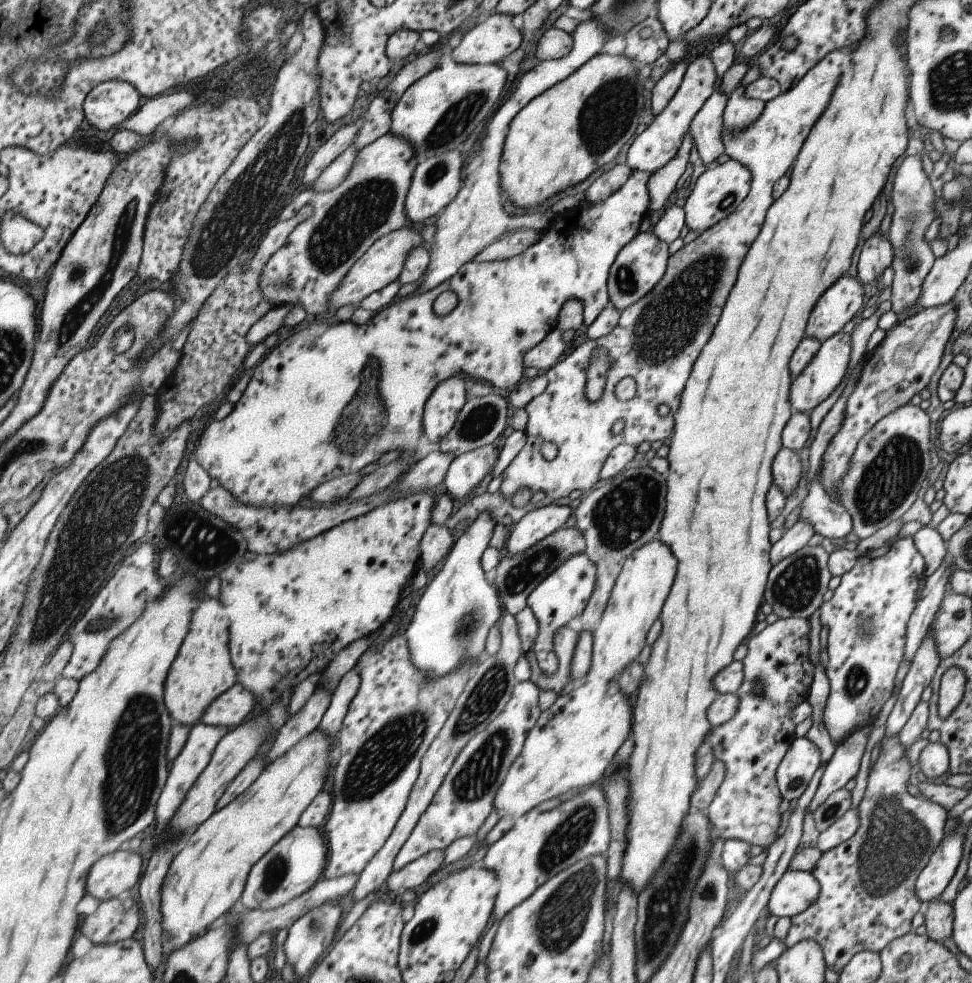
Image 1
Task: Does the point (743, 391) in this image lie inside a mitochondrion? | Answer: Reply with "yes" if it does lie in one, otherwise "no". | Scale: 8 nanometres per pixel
no

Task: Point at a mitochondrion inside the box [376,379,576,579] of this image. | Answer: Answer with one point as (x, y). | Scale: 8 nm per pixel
(482, 418)

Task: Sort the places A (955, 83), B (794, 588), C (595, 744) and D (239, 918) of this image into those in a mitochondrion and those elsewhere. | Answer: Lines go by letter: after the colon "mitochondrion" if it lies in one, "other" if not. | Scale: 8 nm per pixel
A: mitochondrion
B: mitochondrion
C: other
D: other

